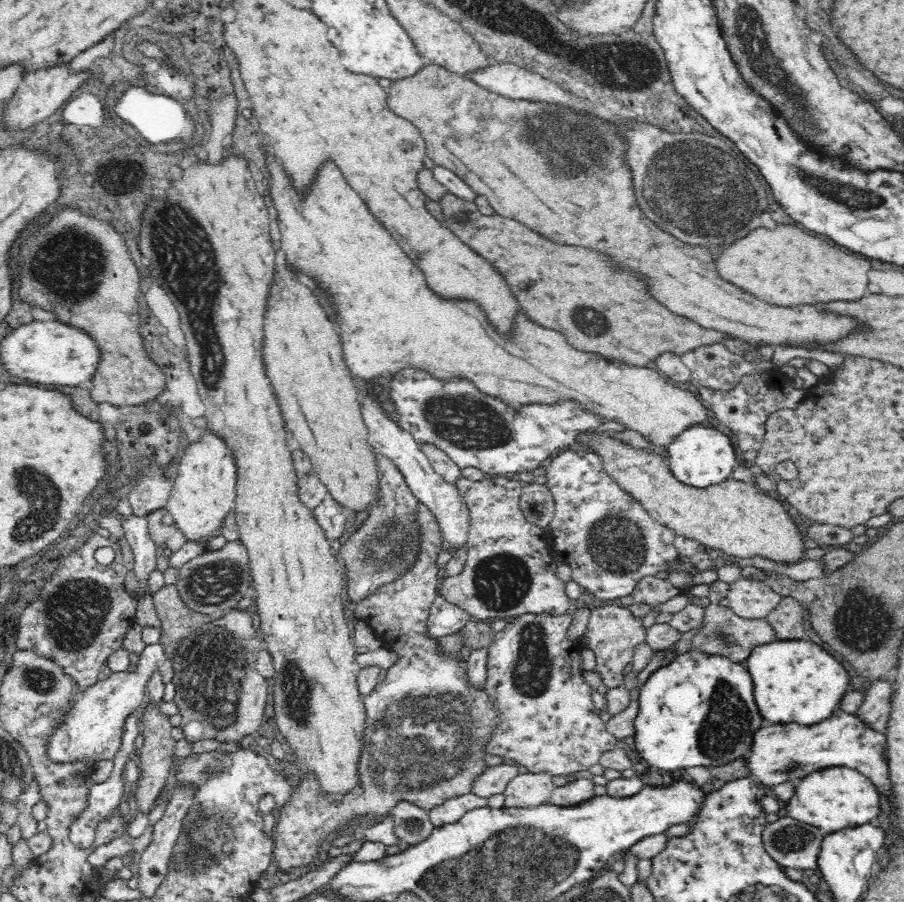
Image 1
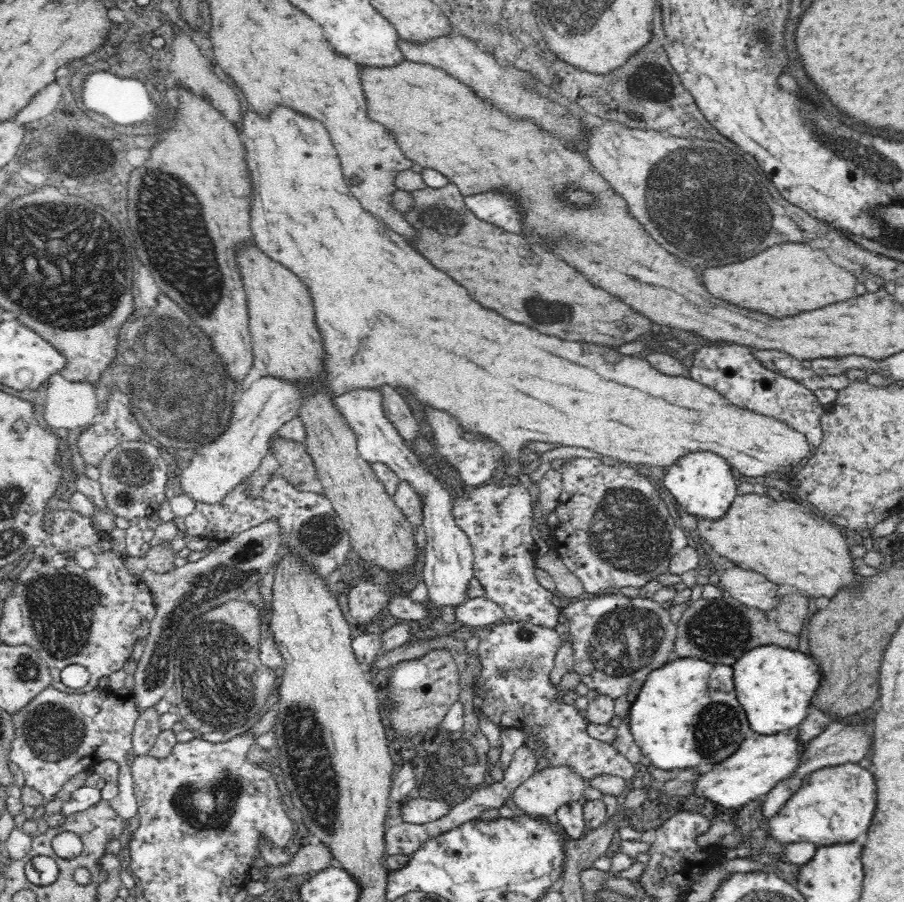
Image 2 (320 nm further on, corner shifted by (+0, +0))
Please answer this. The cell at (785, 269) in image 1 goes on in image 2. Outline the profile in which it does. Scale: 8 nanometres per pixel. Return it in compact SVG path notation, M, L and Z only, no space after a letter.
M776 243L746 260L728 264L728 266L708 268L704 270L704 284L716 298L740 305L742 308L768 312L770 316L790 316L796 312L826 307L826 304L834 304L836 300L856 298L858 280L851 271L851 266L835 256L834 252L830 251L830 254L826 254L822 249L816 250L804 244L806 243Z

